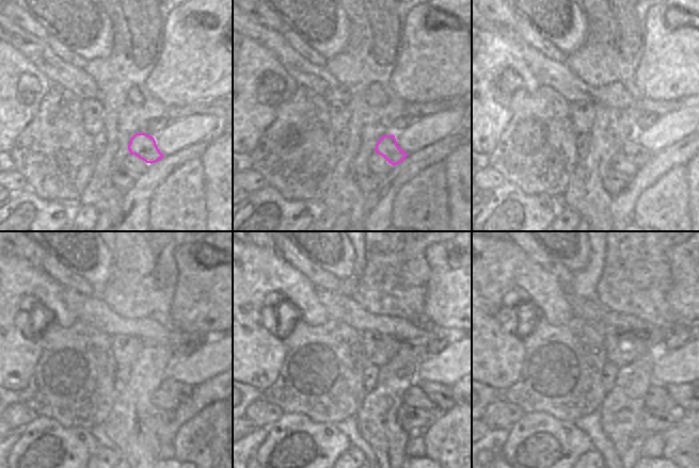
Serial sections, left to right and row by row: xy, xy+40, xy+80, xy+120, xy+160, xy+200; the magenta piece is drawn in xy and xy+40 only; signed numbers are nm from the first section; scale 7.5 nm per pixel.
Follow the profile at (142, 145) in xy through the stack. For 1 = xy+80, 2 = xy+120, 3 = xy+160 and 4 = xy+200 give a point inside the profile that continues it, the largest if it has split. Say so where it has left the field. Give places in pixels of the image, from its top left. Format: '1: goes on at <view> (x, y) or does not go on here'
1: goes on at xy+80 (634, 151)
2: goes on at xy+120 (170, 393)
3: goes on at xy+160 (444, 398)
4: goes on at xy+200 (688, 397)

